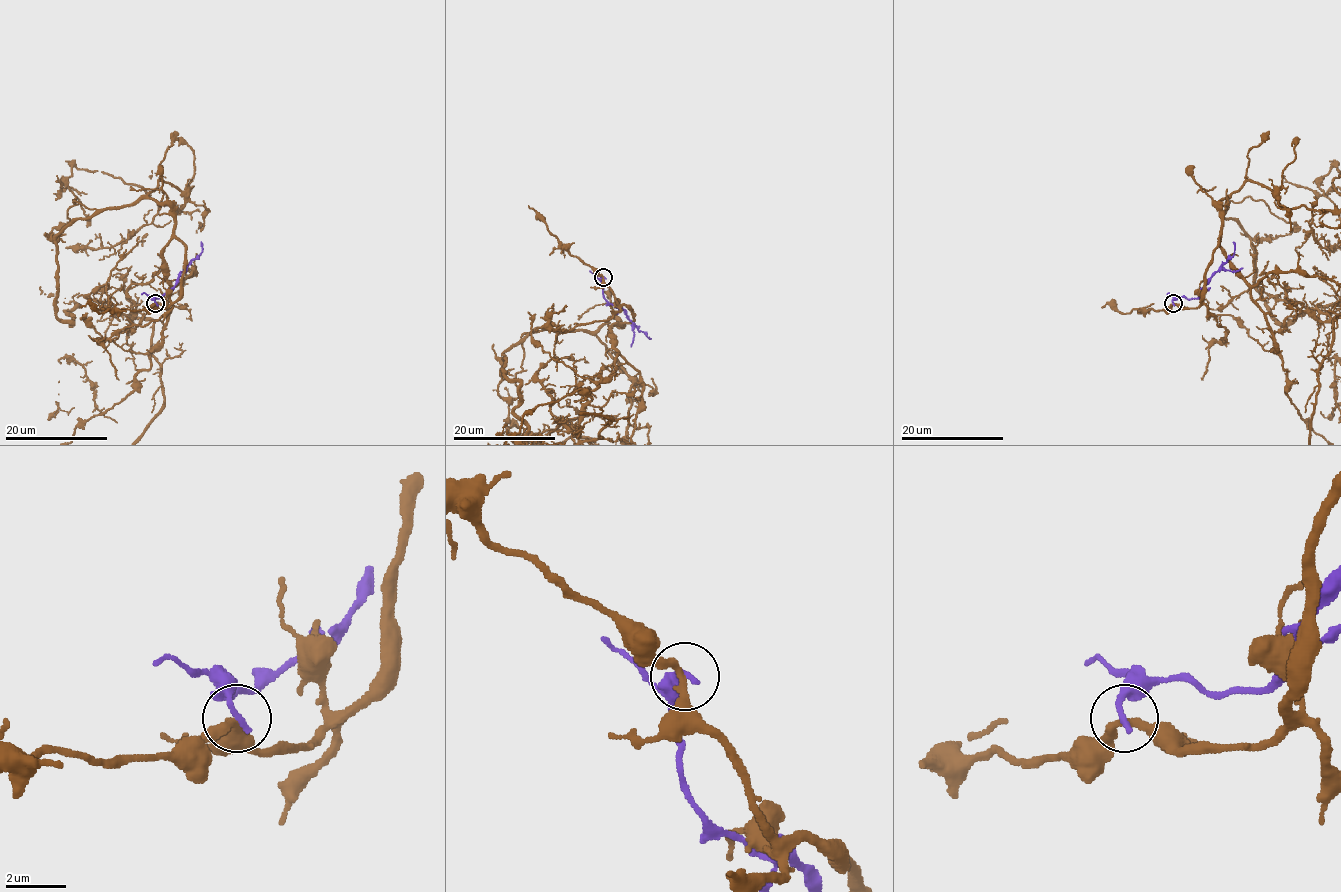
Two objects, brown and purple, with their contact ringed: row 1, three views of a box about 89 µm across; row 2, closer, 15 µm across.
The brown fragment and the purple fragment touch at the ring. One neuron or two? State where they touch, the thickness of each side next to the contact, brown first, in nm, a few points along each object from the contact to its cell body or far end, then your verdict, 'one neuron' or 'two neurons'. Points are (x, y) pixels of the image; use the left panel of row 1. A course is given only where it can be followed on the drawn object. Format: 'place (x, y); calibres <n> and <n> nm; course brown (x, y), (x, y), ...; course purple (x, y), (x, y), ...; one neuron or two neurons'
place (155, 303); calibres 280 and 220 nm; course brown (156, 303), (184, 266), (167, 204), (55, 237), (57, 316), (153, 321), (163, 405); course purple (156, 303), (153, 297), (159, 298), (172, 288), (184, 269), (199, 256), (201, 242); two neurons

